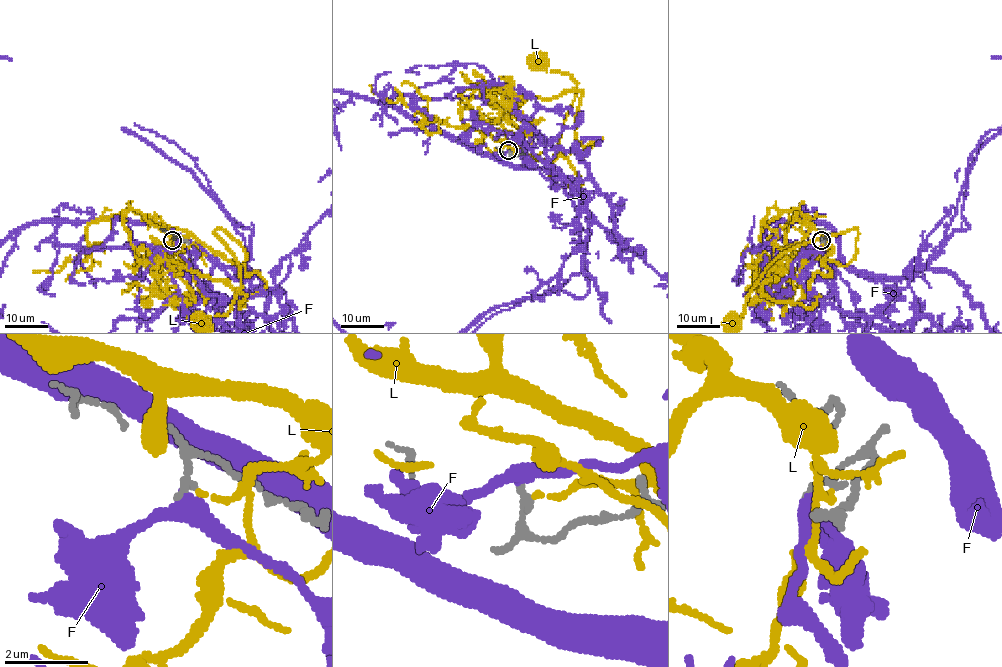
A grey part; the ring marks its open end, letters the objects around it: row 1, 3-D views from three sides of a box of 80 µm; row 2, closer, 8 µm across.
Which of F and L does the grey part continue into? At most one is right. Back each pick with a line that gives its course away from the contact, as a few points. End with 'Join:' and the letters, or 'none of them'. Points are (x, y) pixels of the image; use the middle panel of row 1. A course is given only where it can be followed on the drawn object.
Join: none of them

